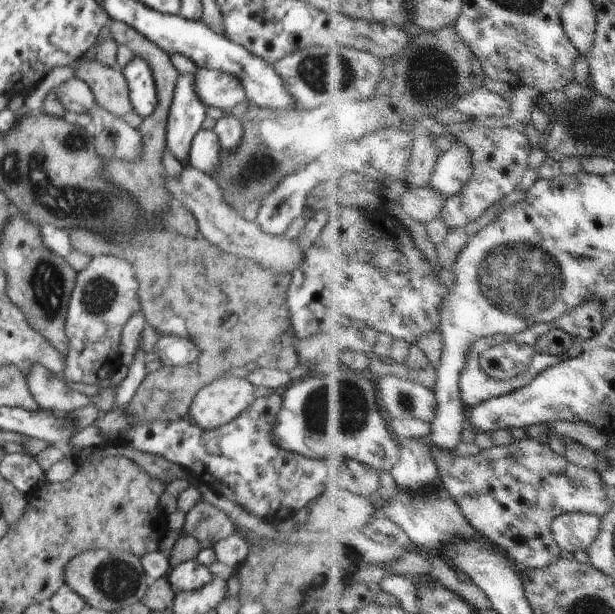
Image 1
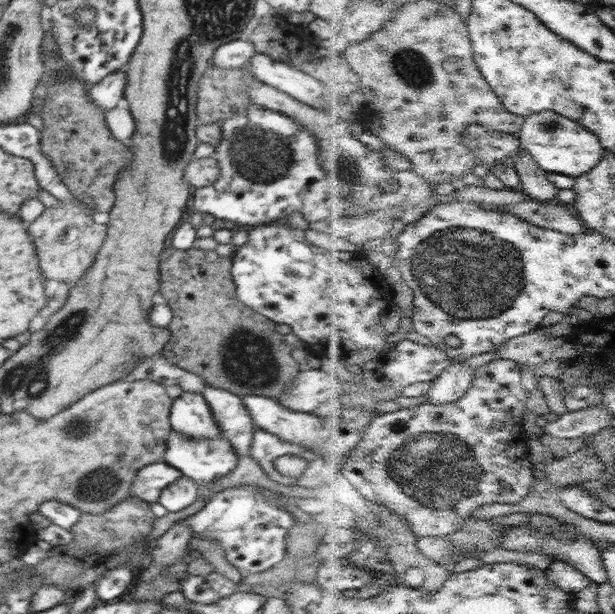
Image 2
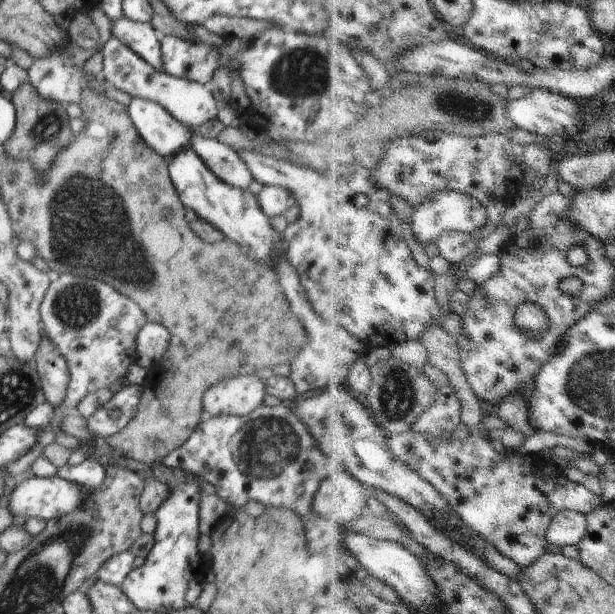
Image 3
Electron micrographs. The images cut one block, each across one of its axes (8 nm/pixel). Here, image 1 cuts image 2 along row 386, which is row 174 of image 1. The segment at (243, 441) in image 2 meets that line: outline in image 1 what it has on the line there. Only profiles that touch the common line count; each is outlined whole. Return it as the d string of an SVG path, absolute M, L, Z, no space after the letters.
M200 129L192 139L189 164L212 177L221 165L221 146L213 130Z

